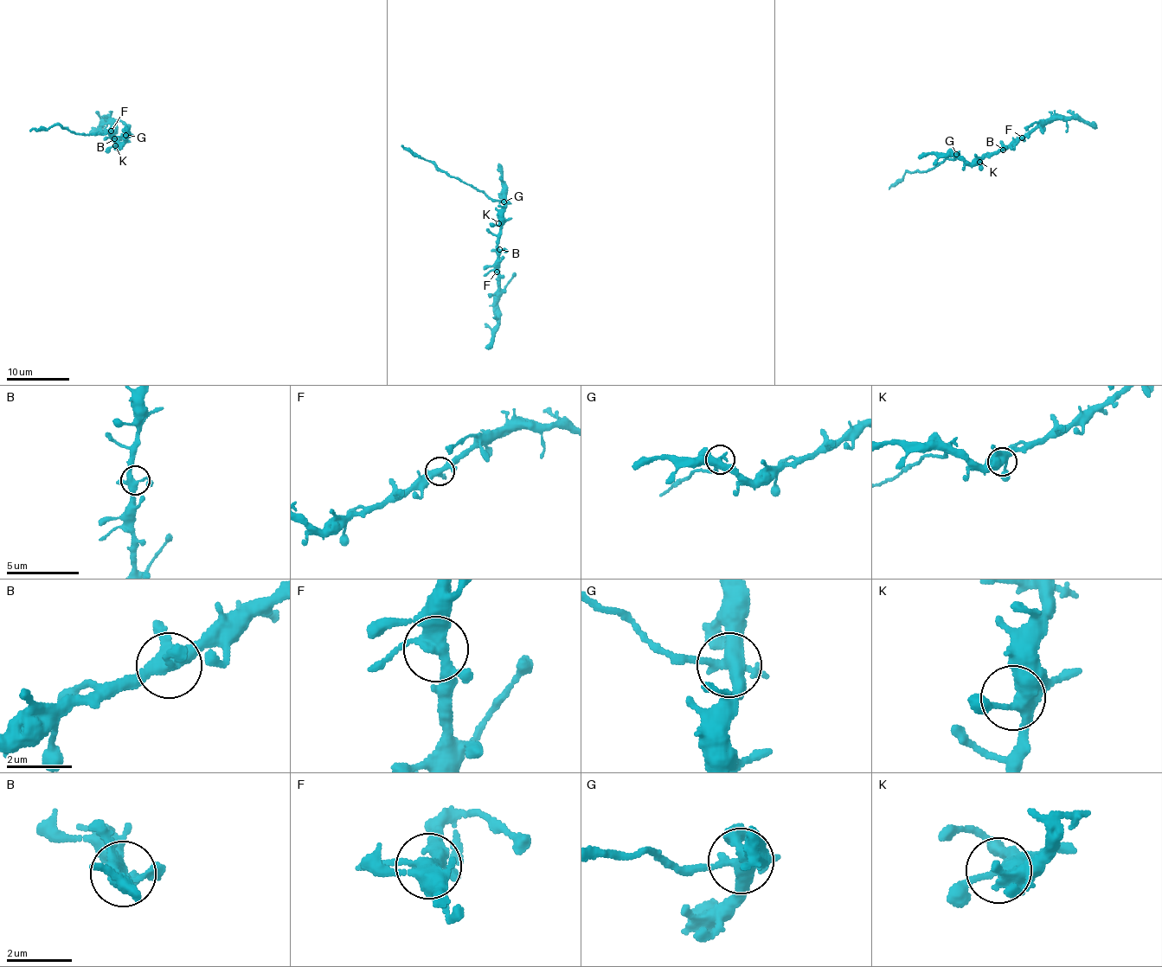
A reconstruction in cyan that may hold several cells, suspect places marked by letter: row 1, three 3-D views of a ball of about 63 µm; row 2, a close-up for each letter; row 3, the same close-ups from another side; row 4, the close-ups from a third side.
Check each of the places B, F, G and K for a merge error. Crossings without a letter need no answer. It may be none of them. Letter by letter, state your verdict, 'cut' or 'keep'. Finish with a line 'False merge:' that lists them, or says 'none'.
B: keep
F: keep
G: cut
K: keep
False merge: G

